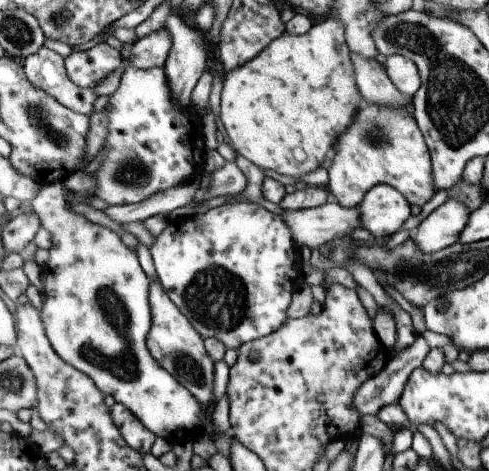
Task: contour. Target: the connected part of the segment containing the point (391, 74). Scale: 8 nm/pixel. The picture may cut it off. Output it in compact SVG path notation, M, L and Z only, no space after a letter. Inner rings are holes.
M391 54L386 56L383 66L385 66L385 74L401 94L413 96L421 86L421 77L411 60L398 54Z

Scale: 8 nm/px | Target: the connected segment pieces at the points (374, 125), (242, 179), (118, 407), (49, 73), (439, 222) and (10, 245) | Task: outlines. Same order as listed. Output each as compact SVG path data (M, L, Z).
M412 102L409 108L387 108L387 106L361 105L355 122L339 136L339 144L335 144L326 166L329 197L345 208L358 207L363 202L363 194L376 184L389 184L413 206L421 206L433 196L433 178L431 178L431 161L427 145L413 120Z
M226 161L225 166L221 170L217 170L210 174L211 186L207 190L201 190L198 199L207 200L214 197L231 197L240 195L247 190L249 180L243 170L237 166L234 161Z
M115 402L111 409L115 424L122 430L128 444L143 454L151 453L158 436L151 432L124 404Z
M43 47L24 60L25 72L37 88L57 98L63 106L79 114L91 116L95 112L99 94L95 92L95 87L81 88L71 80L65 59L55 50Z
M447 197L445 202L416 226L413 244L419 252L431 254L457 243L469 213L463 202Z
M33 211L32 214L17 215L2 227L1 238L6 254L22 255L23 248L33 242L37 230L41 228L41 220Z

